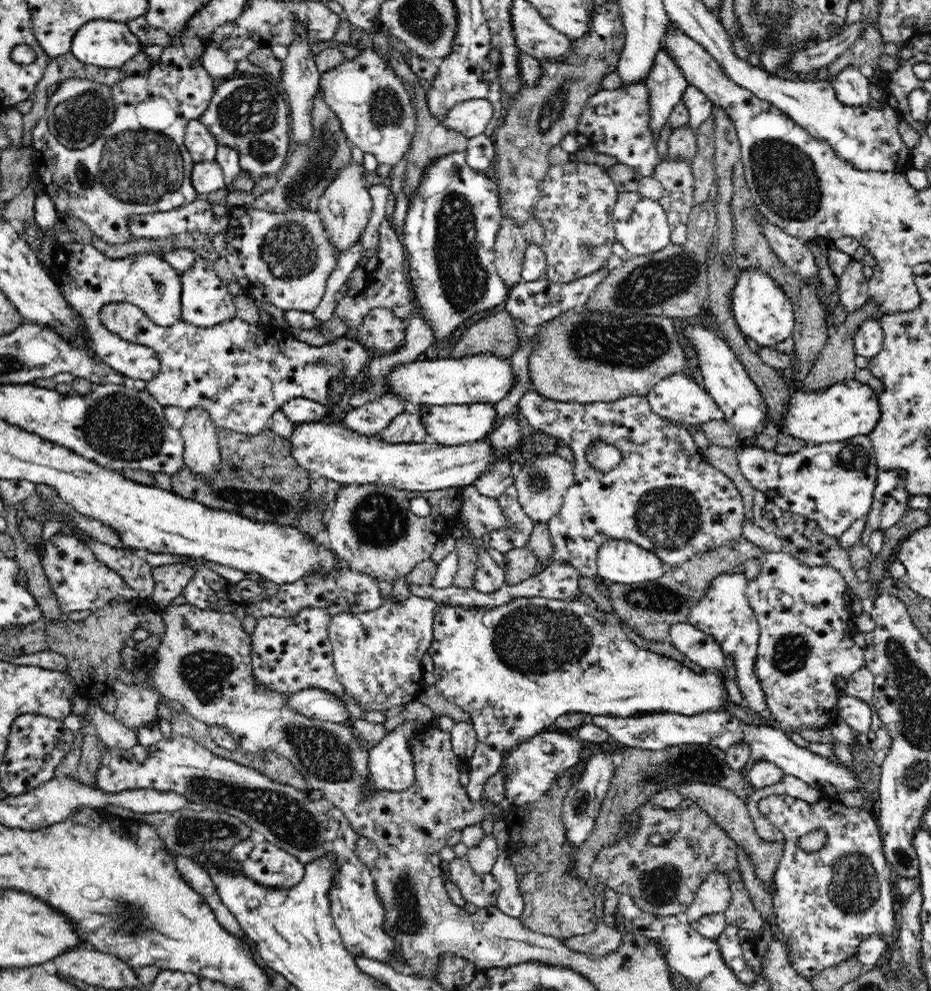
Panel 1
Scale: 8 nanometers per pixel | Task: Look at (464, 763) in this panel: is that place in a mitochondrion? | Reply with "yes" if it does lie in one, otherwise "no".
no

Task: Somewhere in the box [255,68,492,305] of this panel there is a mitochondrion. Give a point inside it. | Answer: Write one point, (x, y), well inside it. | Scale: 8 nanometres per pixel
(289, 252)

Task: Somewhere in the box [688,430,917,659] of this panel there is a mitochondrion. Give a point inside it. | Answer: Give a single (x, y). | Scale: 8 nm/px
(852, 457)

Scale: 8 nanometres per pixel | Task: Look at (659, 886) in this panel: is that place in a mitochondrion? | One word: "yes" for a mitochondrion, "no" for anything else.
yes

